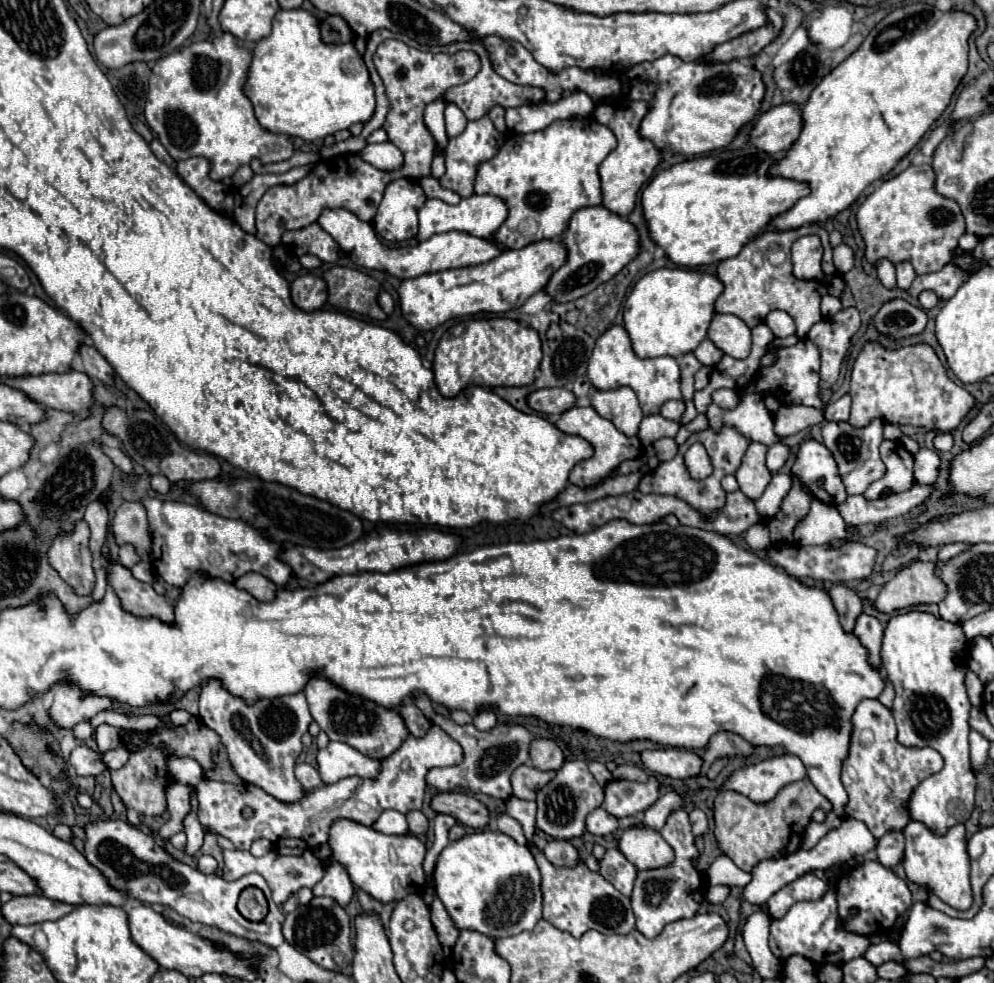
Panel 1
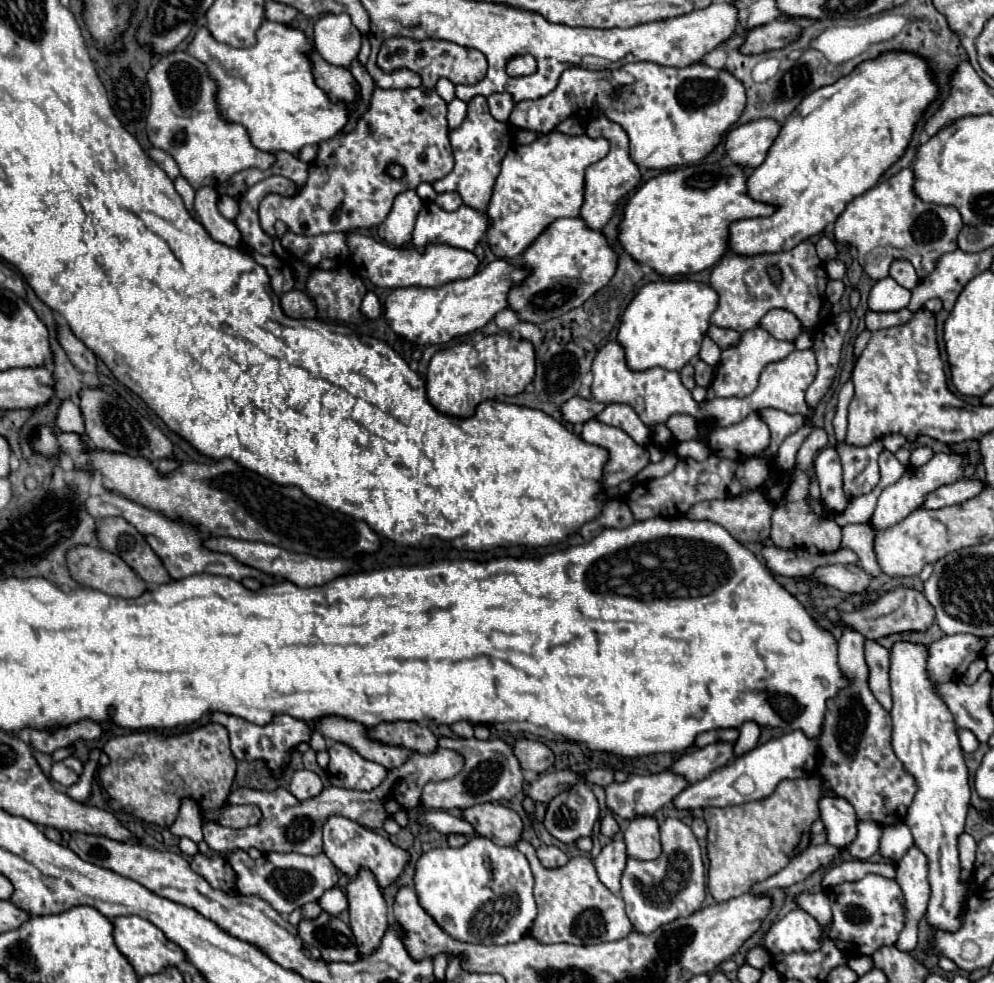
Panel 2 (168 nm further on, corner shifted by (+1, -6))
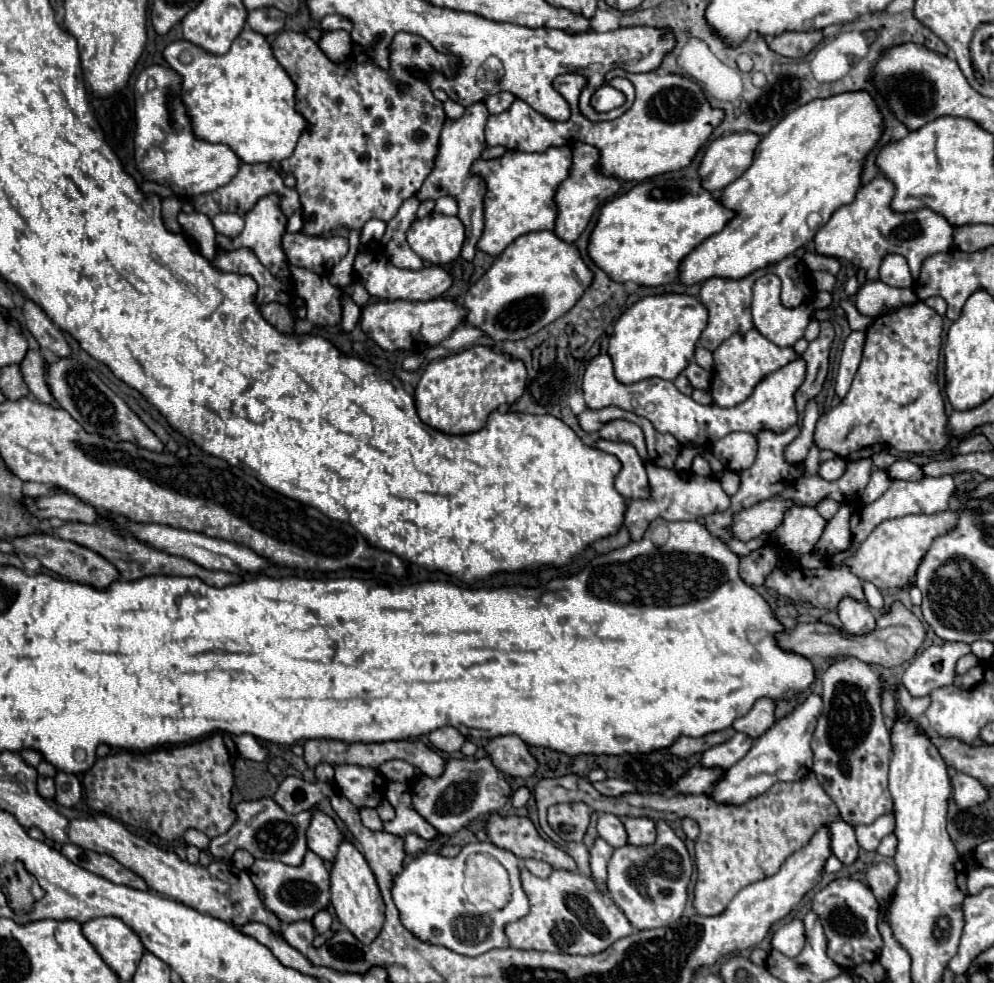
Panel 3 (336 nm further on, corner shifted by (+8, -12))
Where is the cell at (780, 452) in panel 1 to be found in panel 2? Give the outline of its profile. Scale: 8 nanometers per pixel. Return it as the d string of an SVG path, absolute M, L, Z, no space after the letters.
M806 423L804 427L800 427L794 435L786 437L786 441L782 443L782 447L778 449L778 457L776 457L776 465L782 469L782 471L790 471L794 469L794 463L796 463L796 453L802 445L802 441L812 433L812 425Z

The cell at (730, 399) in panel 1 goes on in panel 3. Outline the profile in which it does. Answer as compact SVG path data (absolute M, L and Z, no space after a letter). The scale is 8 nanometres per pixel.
M597 355L591 359L591 363L585 369L583 375L583 397L589 409L603 409L603 407L619 407L631 413L637 413L653 423L653 427L661 433L671 433L679 443L693 441L697 445L709 447L721 437L733 433L733 431L747 431L747 433L759 433L759 429L787 429L797 423L797 411L795 411L795 393L799 385L805 381L805 361L797 357L795 361L787 363L785 367L769 373L765 379L757 383L753 393L747 401L723 409L717 405L699 405L691 397L679 393L673 385L673 381L665 379L643 379L633 385L623 385L617 381L613 373L613 361L609 355Z

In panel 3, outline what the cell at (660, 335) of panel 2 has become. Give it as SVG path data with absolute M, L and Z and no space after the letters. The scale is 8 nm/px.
M649 295L631 305L615 323L615 331L609 339L609 355L615 365L615 377L621 383L637 383L641 379L651 379L651 377L661 377L673 381L693 359L697 339L701 331L707 325L707 309L697 297L687 297L687 295Z

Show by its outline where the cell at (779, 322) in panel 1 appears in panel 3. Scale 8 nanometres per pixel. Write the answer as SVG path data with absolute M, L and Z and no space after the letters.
M767 273L759 277L753 286L753 324L754 327L767 337L777 347L793 347L805 333L805 327L811 321L811 305L801 305L799 309L787 309L779 301L779 277Z

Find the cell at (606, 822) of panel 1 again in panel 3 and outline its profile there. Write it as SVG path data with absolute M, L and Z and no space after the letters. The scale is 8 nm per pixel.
M603 813L599 817L599 821L597 821L597 833L611 847L623 847L623 845L627 845L627 833L623 829L623 823L615 815L611 815L611 813Z

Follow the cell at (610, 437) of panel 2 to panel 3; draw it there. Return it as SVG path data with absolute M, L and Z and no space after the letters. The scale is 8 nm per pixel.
M597 439L595 443L597 449L605 453L613 453L621 461L621 471L615 477L615 489L625 497L625 499L635 499L643 497L647 493L647 473L645 465L639 459L635 447L625 441L607 441L607 439Z

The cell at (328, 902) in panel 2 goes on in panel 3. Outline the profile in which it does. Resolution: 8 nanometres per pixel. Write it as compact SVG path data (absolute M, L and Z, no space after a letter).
M321 909L315 917L313 917L313 927L317 929L317 933L325 933L331 927L331 913L327 909Z

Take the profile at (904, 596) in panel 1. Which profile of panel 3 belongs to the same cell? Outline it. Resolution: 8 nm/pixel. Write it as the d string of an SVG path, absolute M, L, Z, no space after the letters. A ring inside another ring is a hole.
M893 601L891 607L887 609L887 613L883 613L881 617L877 617L877 625L873 631L869 633L861 633L861 635L851 635L851 633L841 633L841 631L831 631L829 625L815 621L815 623L801 623L793 629L787 629L785 633L777 635L777 641L781 647L791 649L795 653L801 653L805 657L815 657L821 655L825 659L829 657L859 657L861 661L867 663L877 663L883 667L895 667L901 665L903 661L909 661L919 647L923 645L925 639L925 627L923 623L899 601ZM815 625L819 625L819 629L815 631Z

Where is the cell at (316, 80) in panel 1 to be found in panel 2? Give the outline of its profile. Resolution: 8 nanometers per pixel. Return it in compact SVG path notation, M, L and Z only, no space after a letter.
M264 19L260 29L256 31L256 43L248 49L236 49L226 43L216 41L208 29L198 29L194 39L188 45L188 53L202 61L208 69L208 75L212 81L216 81L216 103L218 113L224 121L240 123L246 127L248 137L252 145L260 151L288 151L298 153L304 145L316 145L320 141L326 141L334 137L346 123L348 123L348 105L346 103L332 103L328 95L314 83L312 75L312 63L308 61L308 55L312 51L310 39L298 31L290 29L282 23L274 23Z

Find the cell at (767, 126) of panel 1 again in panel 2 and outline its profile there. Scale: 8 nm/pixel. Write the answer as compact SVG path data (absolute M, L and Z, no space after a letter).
M754 119L734 127L726 135L726 157L742 167L758 167L780 133L774 119Z

